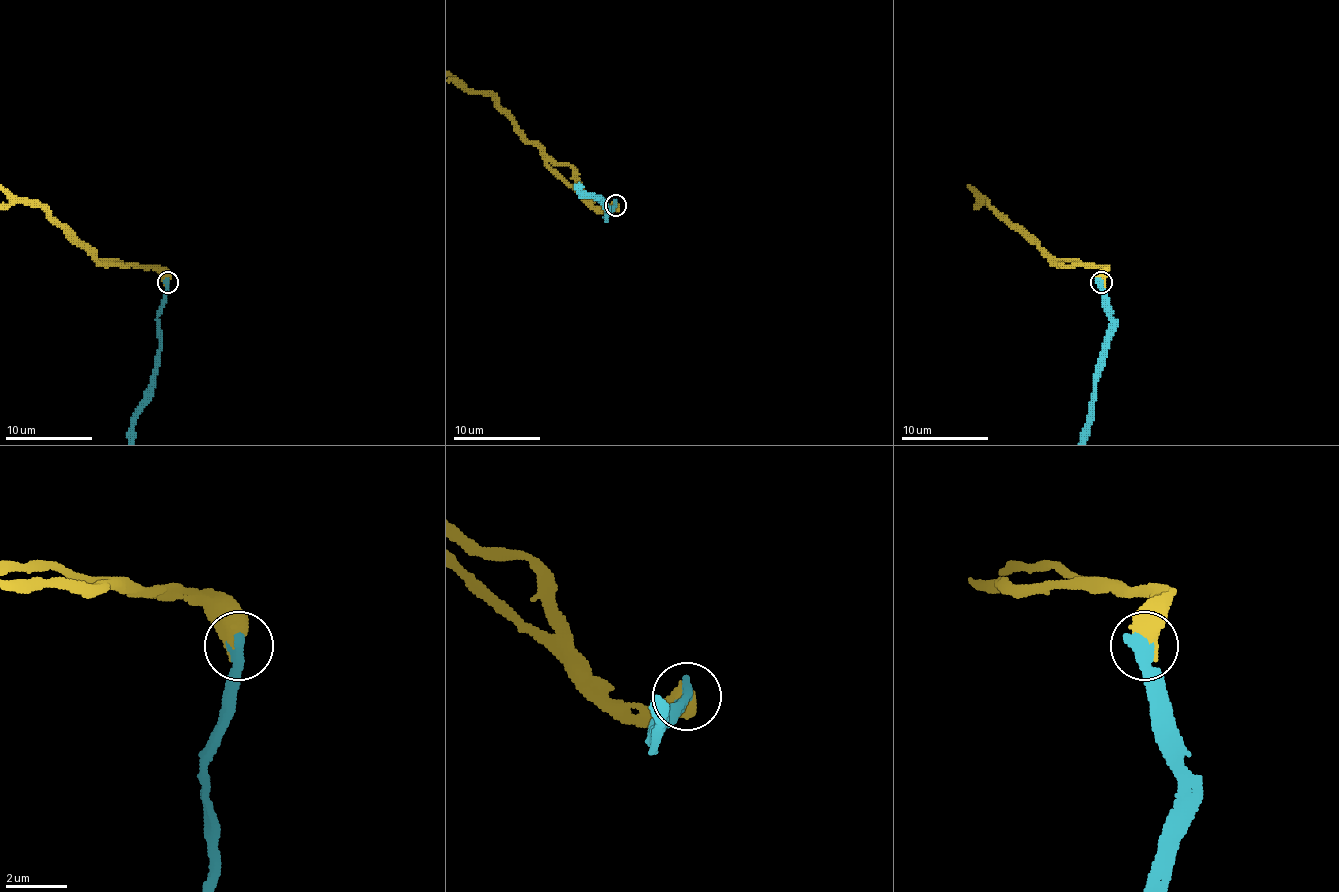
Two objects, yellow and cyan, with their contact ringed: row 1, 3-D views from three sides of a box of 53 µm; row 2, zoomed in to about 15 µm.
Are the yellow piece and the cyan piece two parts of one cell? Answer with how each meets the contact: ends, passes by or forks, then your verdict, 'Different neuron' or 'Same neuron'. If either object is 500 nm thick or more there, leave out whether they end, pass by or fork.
Same neuron

